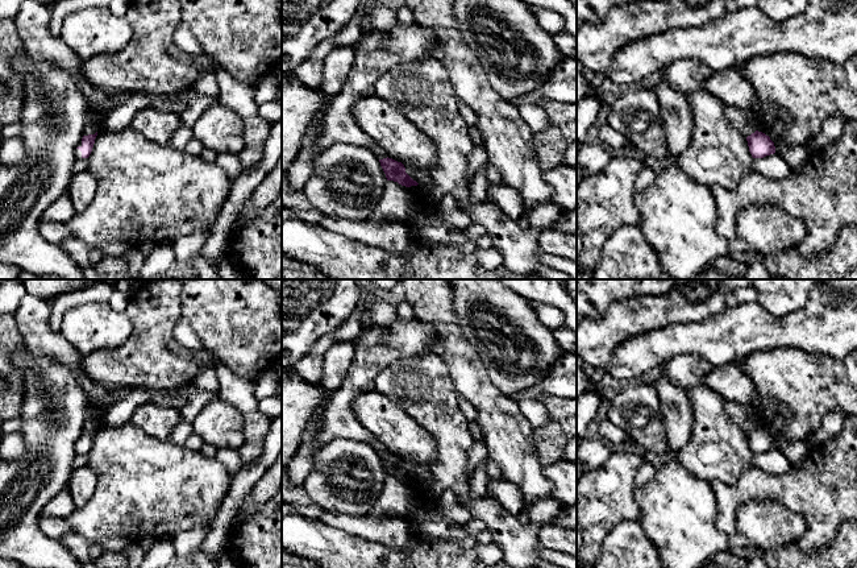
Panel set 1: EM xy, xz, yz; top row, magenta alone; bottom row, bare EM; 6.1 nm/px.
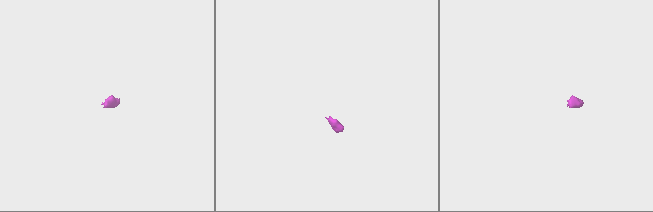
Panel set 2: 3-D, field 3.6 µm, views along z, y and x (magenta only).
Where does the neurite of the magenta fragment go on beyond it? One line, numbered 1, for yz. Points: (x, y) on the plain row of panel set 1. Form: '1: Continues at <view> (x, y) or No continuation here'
1: No continuation here

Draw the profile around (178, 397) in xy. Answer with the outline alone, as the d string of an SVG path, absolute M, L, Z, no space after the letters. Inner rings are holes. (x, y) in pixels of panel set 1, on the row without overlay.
M192 382L174 389L154 390L140 387L138 390L145 391L150 397L151 402L157 405L180 410L188 402L196 387L197 386Z

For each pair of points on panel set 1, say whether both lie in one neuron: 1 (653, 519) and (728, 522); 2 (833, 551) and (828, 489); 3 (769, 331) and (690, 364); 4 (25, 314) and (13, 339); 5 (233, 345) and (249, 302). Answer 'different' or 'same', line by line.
1: different
2: different
3: different
4: different
5: same

